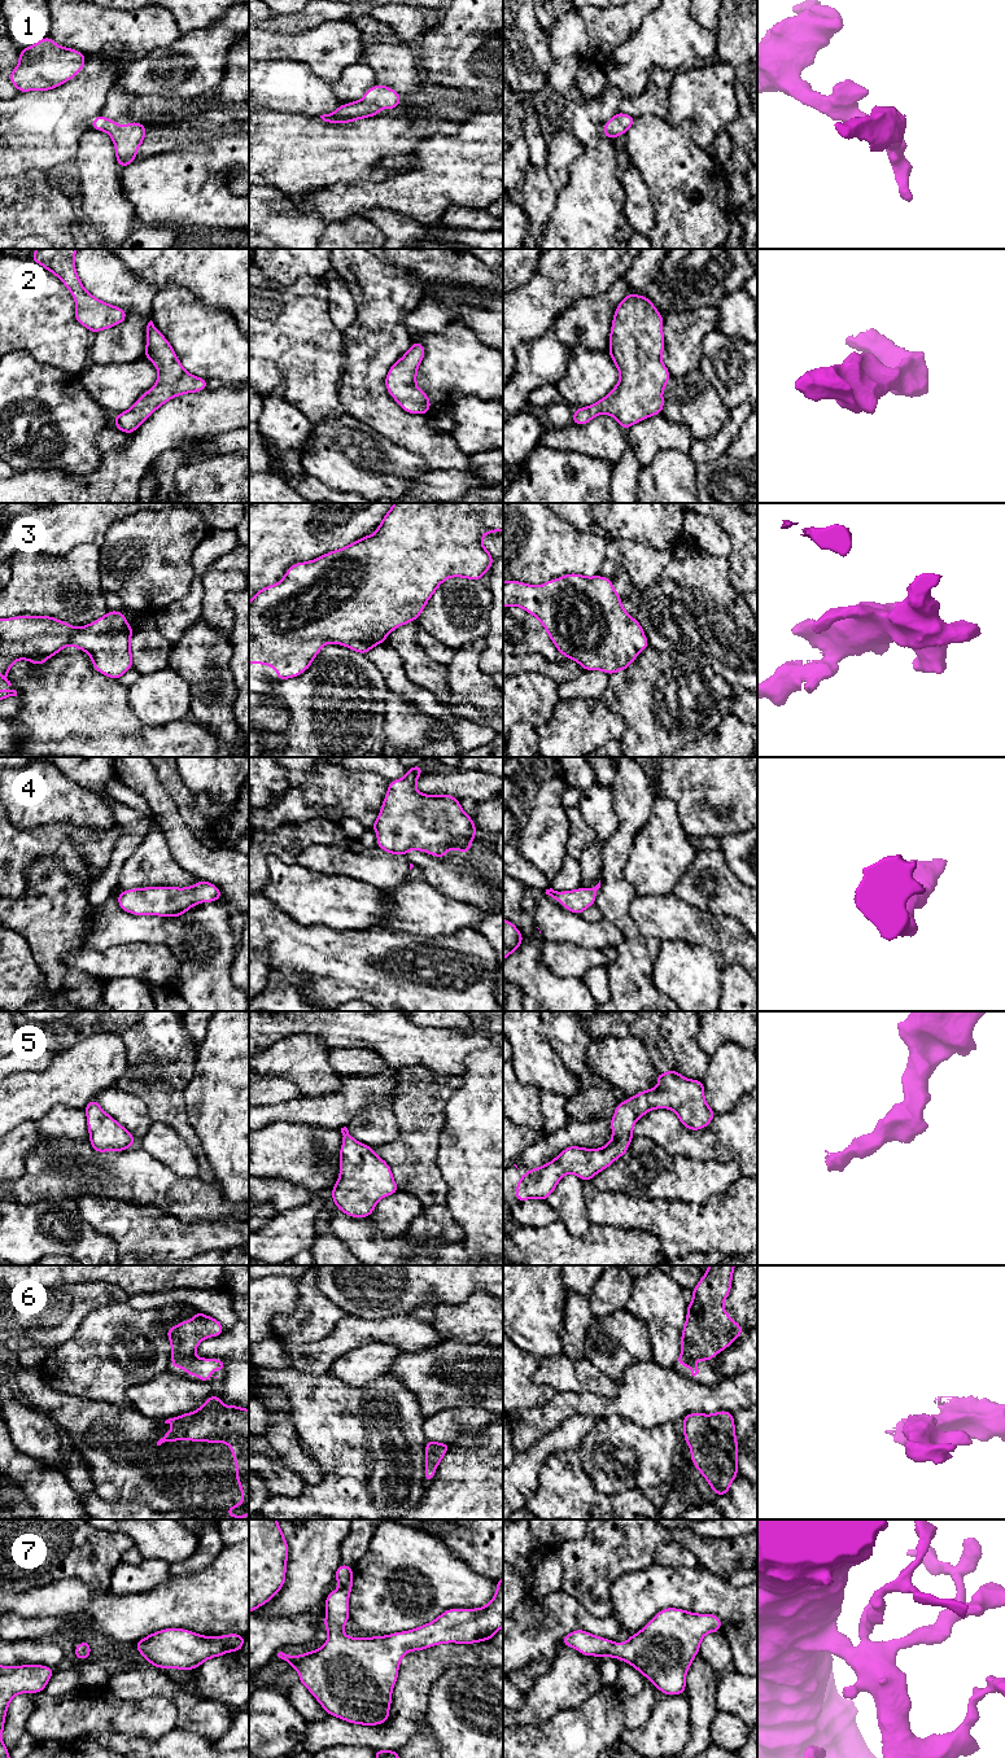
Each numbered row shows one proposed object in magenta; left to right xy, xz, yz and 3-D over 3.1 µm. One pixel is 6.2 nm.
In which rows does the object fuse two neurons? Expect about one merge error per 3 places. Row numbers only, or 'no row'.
no row

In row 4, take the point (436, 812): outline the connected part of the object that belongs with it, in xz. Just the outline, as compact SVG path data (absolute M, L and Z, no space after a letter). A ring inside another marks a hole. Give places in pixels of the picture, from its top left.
M421 764L408 768L403 778L389 783L380 814L371 825L377 834L377 847L390 854L406 857L410 849L427 852L440 858L445 857L451 848L468 854L477 834L472 818L463 812L459 800L451 795L419 793L416 779L423 770Z

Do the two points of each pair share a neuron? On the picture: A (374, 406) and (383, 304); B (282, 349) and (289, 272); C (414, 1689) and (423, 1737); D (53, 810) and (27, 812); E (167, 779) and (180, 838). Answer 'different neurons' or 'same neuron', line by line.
A: same neuron
B: different neurons
C: different neurons
D: same neuron
E: different neurons

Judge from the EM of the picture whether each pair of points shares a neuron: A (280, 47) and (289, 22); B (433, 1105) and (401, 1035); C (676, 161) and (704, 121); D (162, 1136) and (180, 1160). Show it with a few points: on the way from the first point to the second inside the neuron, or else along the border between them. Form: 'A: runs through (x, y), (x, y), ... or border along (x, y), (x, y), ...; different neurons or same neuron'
A: border along (315, 26), (297, 31), (275, 31), (269, 29); different neurons
B: border along (396, 1068), (424, 1066), (445, 1074); different neurons
C: border along (668, 119), (686, 122), (690, 138), (707, 151); different neurons
D: runs through (164, 1142), (175, 1154); same neuron

